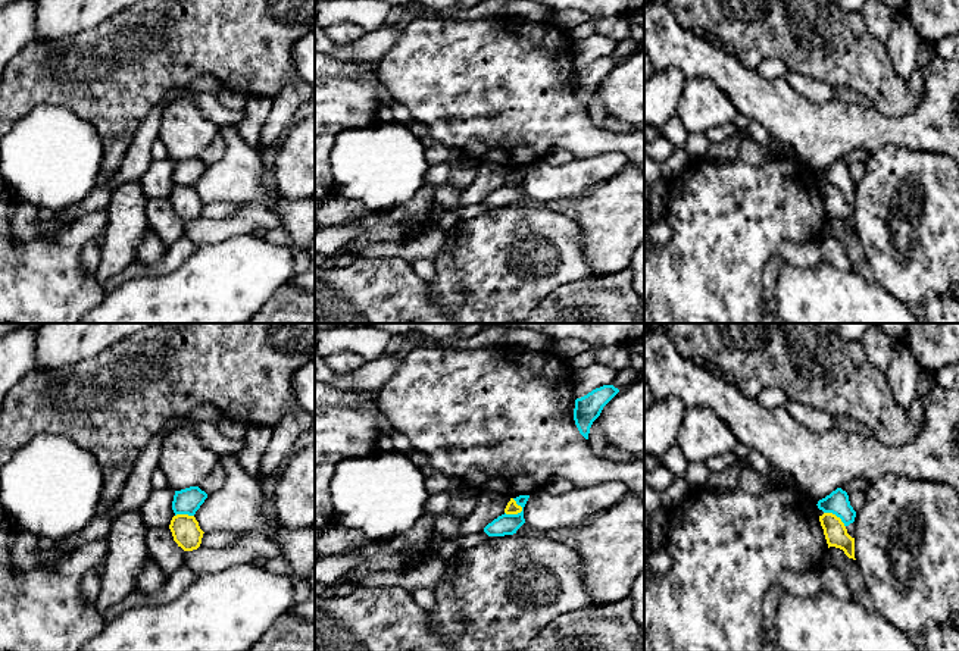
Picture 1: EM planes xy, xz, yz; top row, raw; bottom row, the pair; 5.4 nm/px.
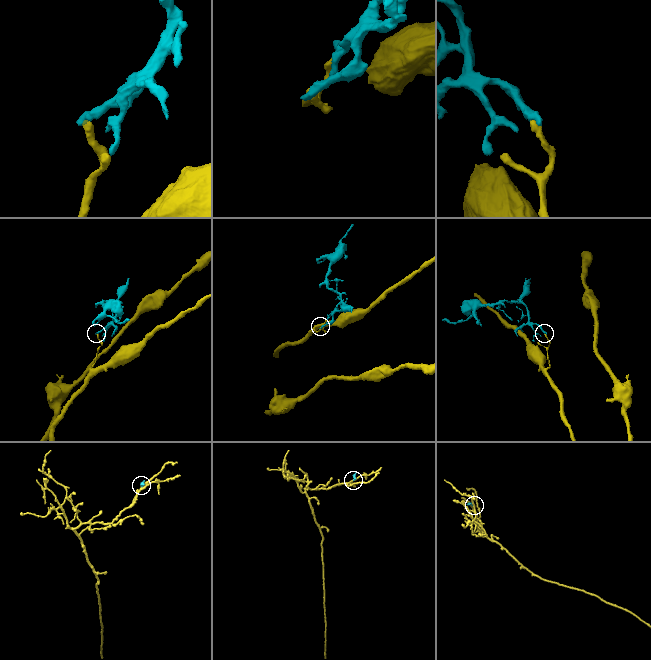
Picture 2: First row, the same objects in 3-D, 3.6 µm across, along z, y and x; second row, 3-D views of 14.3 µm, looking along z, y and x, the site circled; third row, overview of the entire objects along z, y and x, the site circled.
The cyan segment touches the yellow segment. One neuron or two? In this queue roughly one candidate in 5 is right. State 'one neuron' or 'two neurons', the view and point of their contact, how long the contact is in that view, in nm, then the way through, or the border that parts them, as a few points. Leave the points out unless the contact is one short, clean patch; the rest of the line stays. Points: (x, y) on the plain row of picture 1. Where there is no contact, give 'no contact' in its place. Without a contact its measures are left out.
two neurons | xz (521, 182) | 110 nm | along xz (512, 169), (521, 181), (506, 185)

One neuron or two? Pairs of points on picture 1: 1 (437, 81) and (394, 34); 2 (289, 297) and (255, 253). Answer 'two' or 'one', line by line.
1: two
2: two

